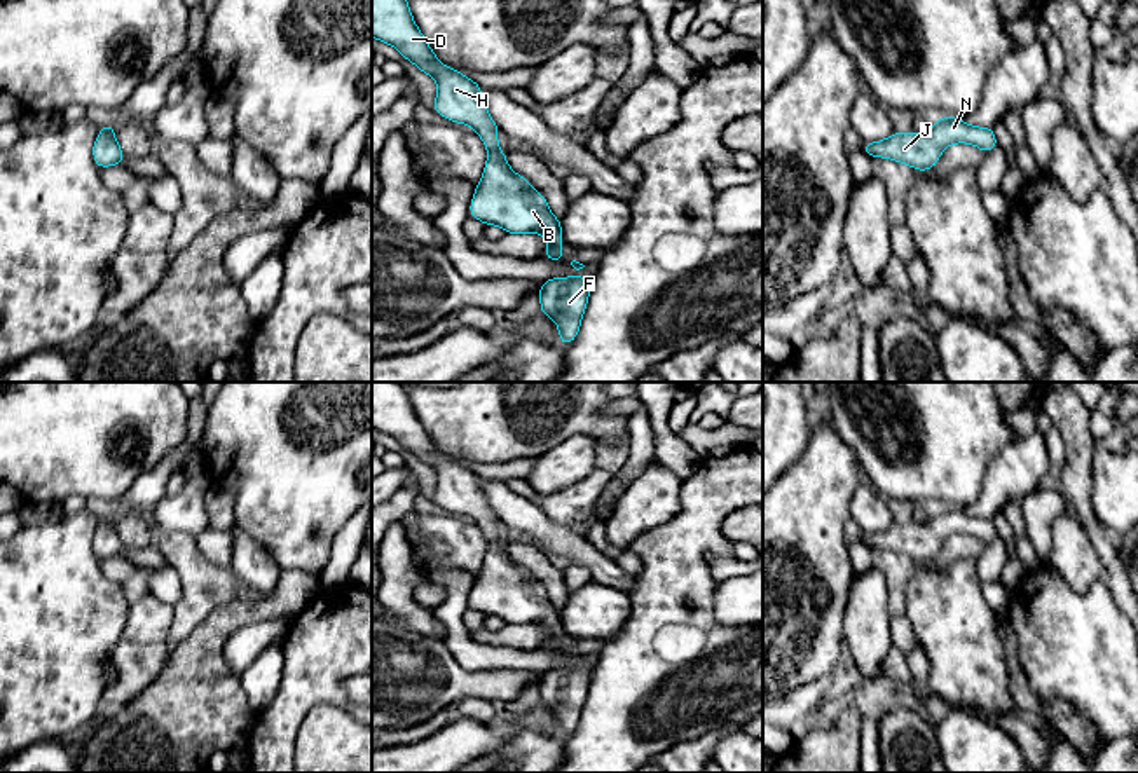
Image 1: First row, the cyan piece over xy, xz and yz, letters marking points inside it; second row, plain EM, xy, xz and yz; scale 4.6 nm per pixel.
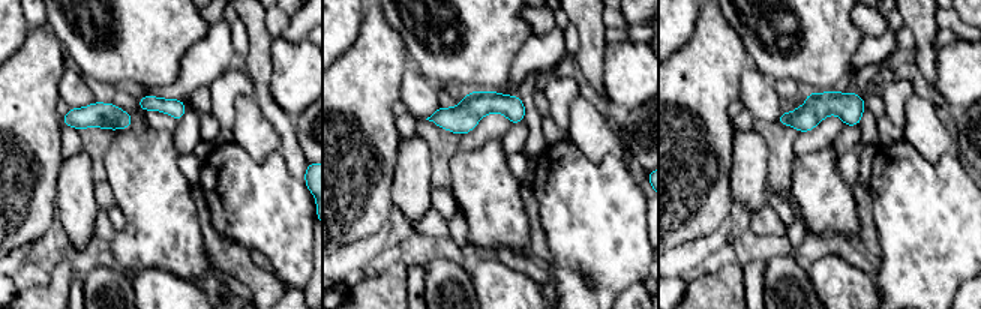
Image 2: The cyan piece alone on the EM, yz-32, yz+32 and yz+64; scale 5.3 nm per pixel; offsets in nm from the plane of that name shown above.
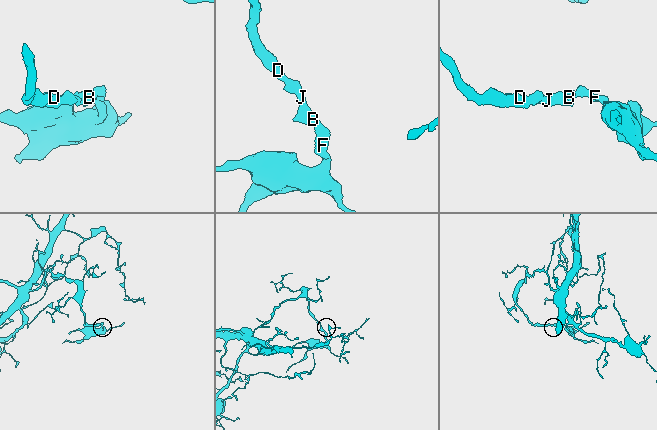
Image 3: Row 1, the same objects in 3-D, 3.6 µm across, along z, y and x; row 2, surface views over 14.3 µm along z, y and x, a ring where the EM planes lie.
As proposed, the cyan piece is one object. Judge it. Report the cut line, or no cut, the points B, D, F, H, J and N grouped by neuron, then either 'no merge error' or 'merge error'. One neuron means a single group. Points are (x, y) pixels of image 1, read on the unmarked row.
no cut | B D F H J N | no merge error

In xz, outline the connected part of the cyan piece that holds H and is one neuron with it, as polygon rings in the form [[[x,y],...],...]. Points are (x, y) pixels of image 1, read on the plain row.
[[[372,382],[372,428],[396,438],[405,450],[412,452],[419,461],[436,471],[438,485],[431,497],[436,504],[457,515],[470,515],[483,530],[489,551],[483,558],[482,571],[476,574],[476,583],[470,595],[470,607],[485,616],[497,616],[504,619],[506,625],[543,625],[548,632],[543,649],[564,653],[564,644],[560,640],[560,633],[564,632],[560,611],[552,605],[546,590],[525,569],[508,558],[506,544],[501,543],[497,536],[499,518],[490,510],[482,492],[482,478],[436,450],[429,434],[415,417],[407,387],[401,382]]]

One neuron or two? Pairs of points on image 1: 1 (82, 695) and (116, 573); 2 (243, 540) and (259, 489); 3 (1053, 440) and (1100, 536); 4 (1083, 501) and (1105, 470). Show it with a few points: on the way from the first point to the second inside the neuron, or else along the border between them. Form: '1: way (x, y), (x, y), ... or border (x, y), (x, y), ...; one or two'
1: border (98, 560), (98, 567), (121, 585); two
2: border (234, 524), (245, 529), (274, 559); two
3: border (1053, 424), (1065, 451), (1065, 461), (1056, 470); two
4: border (1095, 449), (1091, 510), (1103, 527); two

